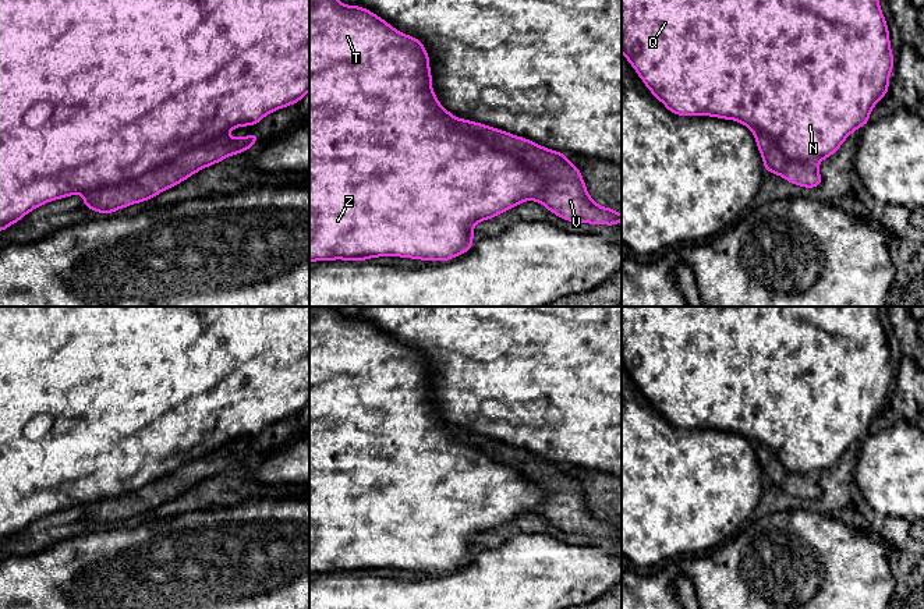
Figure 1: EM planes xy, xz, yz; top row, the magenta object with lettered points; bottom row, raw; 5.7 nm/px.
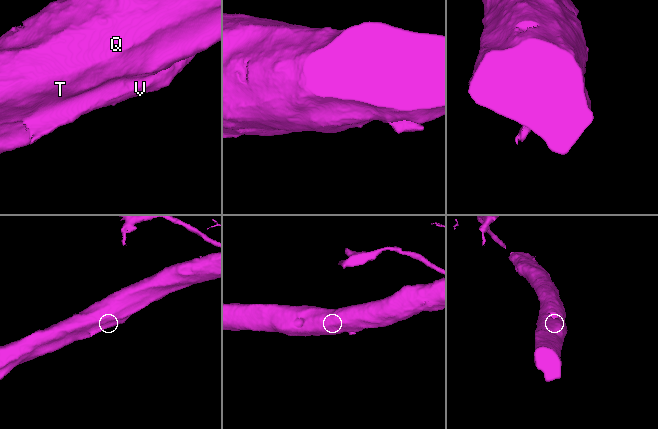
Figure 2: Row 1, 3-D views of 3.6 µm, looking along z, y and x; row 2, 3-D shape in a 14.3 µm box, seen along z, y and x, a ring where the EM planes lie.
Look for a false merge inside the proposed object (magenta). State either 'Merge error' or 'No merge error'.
Merge error

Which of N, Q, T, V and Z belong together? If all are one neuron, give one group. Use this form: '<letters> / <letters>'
N Q T Z / V

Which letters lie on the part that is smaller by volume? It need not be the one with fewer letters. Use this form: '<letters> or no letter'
V

